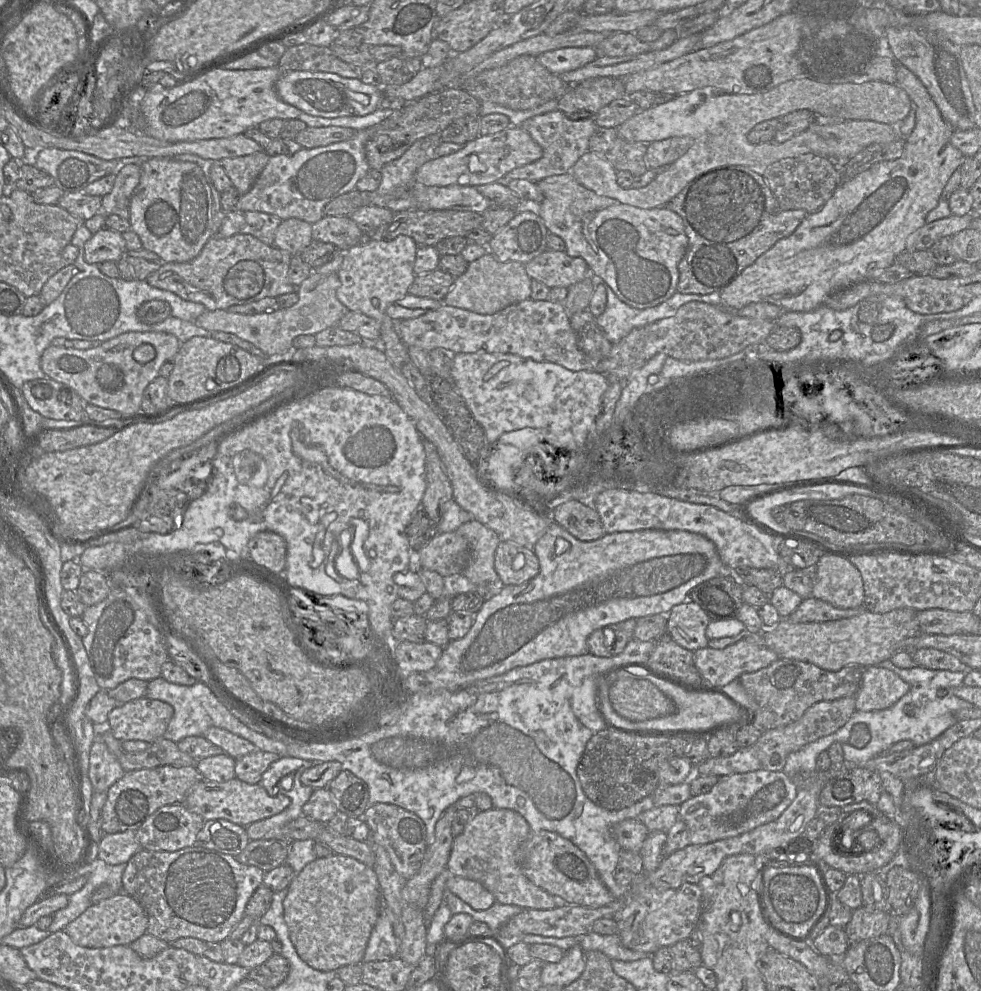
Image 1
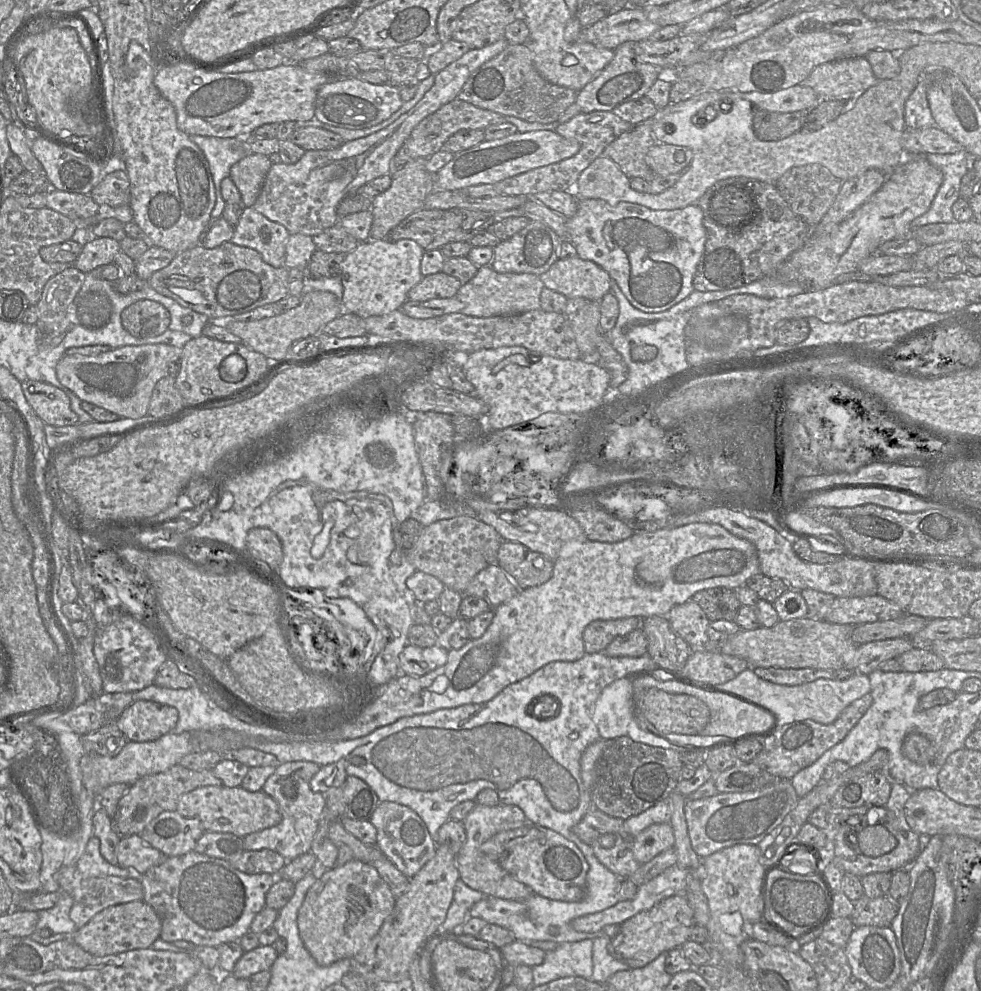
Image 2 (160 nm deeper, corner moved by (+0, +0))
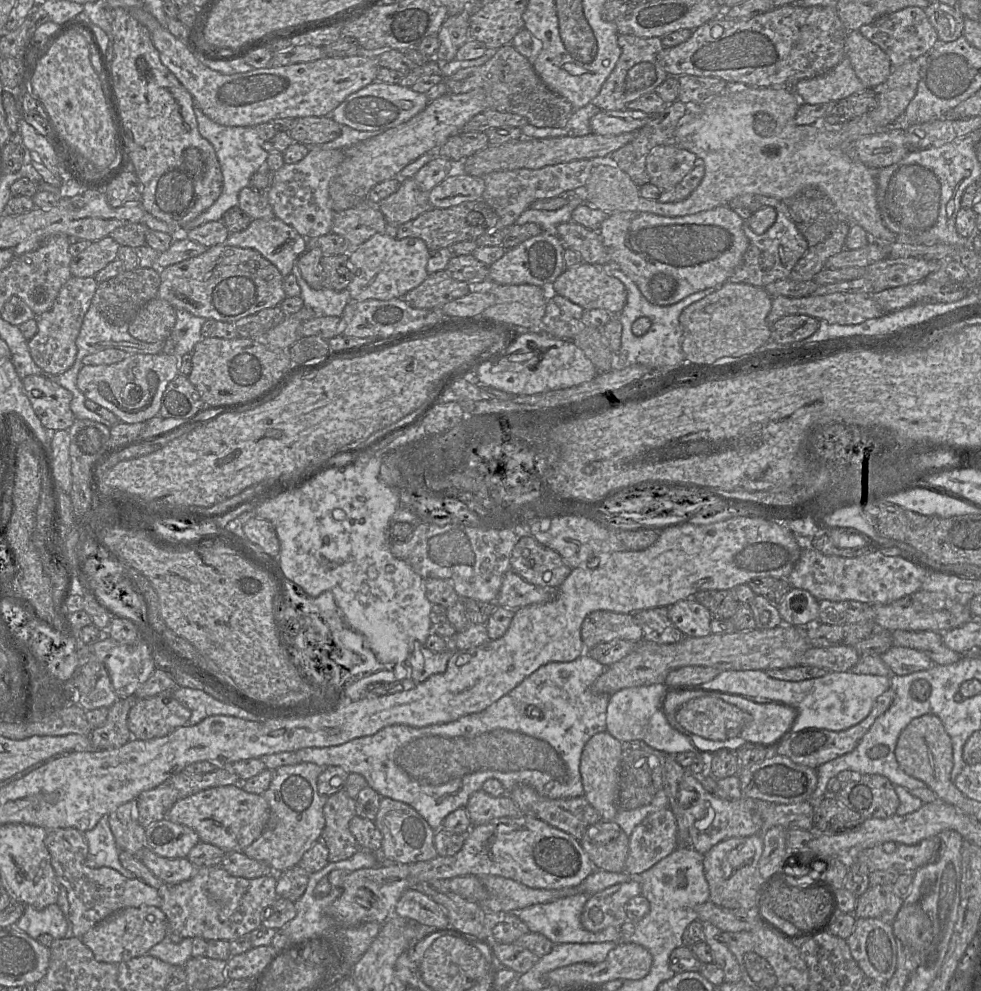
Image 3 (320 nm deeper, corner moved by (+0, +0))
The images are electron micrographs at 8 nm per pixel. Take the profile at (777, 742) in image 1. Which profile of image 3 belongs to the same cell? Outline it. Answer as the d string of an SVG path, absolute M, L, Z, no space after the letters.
M889 689L882 693L875 701L875 704L869 713L869 715L860 723L854 725L853 727L843 730L843 731L829 731L826 729L818 729L818 728L806 728L805 730L800 731L798 735L798 731L793 733L790 732L790 735L786 741L784 741L775 751L774 753L782 756L786 756L790 758L793 762L811 767L817 768L820 765L836 759L844 754L847 754L853 751L856 746L859 744L863 736L873 725L875 720L882 714L884 714L895 698L895 693L892 689Z

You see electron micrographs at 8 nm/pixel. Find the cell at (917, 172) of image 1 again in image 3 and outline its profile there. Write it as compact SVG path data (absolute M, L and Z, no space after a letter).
M859 30L848 32L845 53L866 88L879 87L893 71L888 55Z

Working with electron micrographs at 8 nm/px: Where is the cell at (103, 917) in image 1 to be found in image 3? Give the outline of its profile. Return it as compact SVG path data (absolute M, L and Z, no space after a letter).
M141 906L117 911L86 932L81 940L91 949L98 962L119 964L147 954L166 935L167 918L164 912L159 907Z

